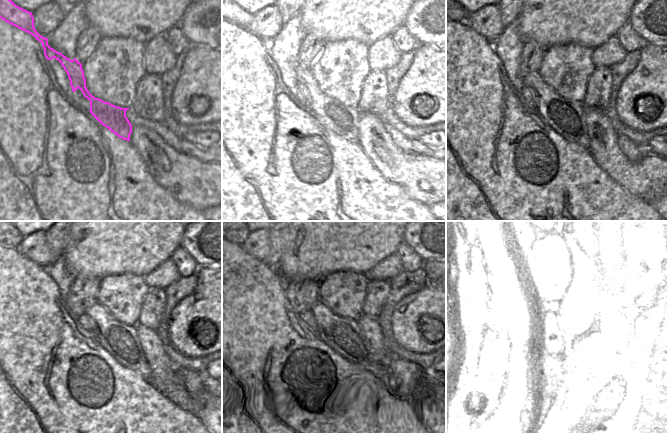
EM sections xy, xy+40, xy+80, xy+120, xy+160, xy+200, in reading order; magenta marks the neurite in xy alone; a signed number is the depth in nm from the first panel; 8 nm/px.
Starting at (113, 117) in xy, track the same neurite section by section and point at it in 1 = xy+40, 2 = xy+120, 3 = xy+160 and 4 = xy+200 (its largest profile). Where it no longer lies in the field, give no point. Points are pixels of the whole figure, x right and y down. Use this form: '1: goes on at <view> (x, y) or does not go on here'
1: goes on at xy+40 (344, 121)
2: goes on at xy+120 (120, 340)
3: goes on at xy+160 (343, 337)
4: goes on at xy+200 (567, 338)

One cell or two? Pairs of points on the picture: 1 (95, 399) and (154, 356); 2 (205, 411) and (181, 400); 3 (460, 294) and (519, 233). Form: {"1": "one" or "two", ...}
{"1": "two", "2": "two", "3": "two"}

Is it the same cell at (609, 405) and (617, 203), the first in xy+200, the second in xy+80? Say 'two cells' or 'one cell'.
one cell

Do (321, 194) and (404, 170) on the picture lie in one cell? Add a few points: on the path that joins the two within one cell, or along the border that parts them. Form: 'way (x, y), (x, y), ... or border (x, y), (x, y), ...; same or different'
border (369, 158), (389, 181), (404, 189); different

